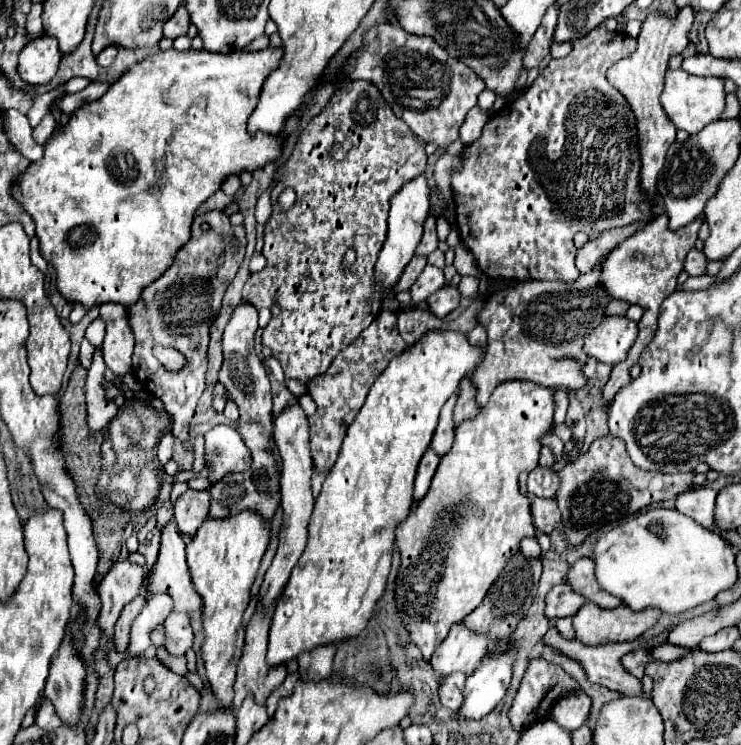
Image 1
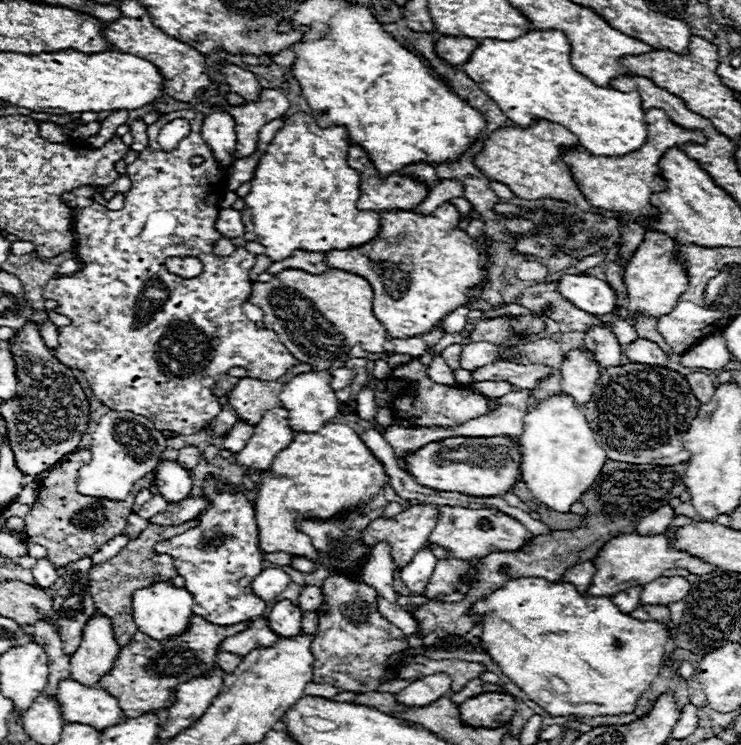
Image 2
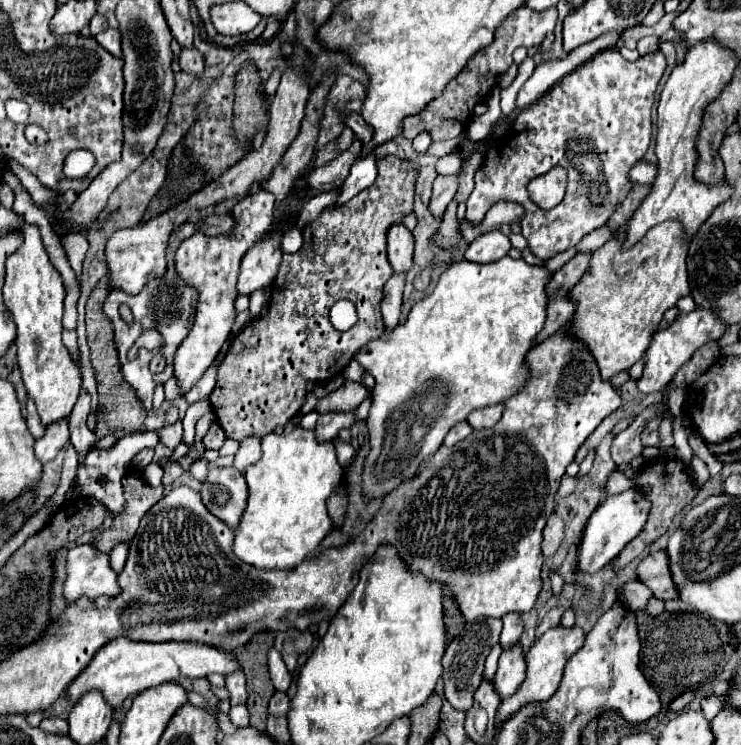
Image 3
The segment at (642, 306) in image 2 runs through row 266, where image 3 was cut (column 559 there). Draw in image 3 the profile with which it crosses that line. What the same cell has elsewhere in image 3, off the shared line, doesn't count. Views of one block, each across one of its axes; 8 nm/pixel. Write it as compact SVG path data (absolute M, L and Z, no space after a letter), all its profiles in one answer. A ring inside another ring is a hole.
M556 626L556 628L550 628L544 636L540 636L524 656L526 658L526 680L516 690L516 694L510 696L510 698L504 698L500 708L498 708L498 718L496 718L498 724L504 722L510 714L514 714L520 706L524 706L528 702L548 700L558 690L558 684L562 680L562 672L564 672L564 666L566 666L568 658L576 650L580 650L580 646L584 646L584 638L586 638L586 634L580 626L572 626L572 628Z

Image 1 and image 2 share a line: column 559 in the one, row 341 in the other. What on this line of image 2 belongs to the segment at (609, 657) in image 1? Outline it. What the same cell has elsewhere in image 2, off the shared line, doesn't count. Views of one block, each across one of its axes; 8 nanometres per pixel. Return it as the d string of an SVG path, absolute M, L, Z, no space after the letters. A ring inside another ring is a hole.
M638 338L632 344L628 344L624 348L624 354L628 356L630 362L638 362L638 364L666 364L668 360L666 352L658 344L646 338Z

